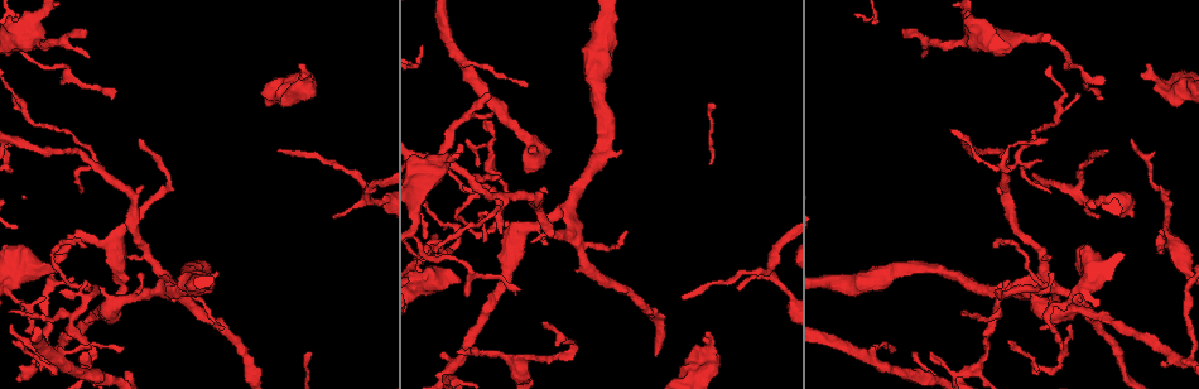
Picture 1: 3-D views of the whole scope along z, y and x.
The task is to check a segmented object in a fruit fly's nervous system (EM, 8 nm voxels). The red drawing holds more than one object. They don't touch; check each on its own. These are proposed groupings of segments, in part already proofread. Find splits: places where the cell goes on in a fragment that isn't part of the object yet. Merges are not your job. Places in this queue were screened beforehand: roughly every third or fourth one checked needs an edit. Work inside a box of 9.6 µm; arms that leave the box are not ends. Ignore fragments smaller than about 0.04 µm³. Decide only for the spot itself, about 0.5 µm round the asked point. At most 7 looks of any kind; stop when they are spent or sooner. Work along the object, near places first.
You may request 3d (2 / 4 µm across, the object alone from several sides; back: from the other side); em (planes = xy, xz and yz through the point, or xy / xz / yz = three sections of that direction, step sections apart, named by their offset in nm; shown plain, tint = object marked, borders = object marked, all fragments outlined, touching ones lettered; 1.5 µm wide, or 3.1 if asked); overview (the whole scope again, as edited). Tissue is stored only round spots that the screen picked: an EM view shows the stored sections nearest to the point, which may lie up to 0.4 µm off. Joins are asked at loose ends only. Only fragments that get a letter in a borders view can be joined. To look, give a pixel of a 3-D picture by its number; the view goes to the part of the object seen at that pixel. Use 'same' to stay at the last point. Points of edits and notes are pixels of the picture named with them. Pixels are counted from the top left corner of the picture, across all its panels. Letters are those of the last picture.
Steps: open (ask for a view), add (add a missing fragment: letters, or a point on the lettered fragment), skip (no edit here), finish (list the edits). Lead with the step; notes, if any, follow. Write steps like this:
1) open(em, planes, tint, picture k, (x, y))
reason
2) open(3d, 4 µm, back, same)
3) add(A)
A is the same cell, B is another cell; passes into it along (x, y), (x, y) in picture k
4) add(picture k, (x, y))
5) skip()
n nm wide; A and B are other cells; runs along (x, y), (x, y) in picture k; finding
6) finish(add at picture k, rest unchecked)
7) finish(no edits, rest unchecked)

open(3d, 2 µm, picture 1, (482, 241))

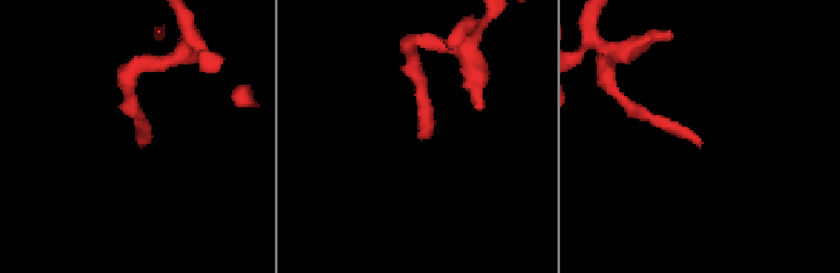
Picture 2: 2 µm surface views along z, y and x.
open(em, planes, tint, picture 2, (422, 140))

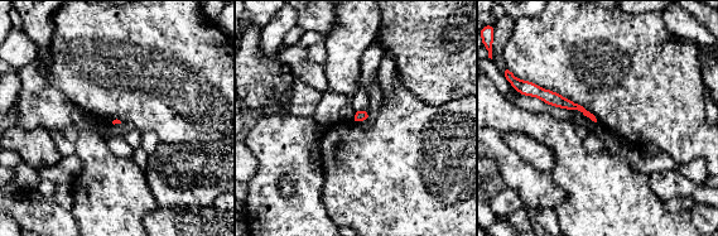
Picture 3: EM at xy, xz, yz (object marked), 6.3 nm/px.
open(em, planes, borders, same)
see the neighbours

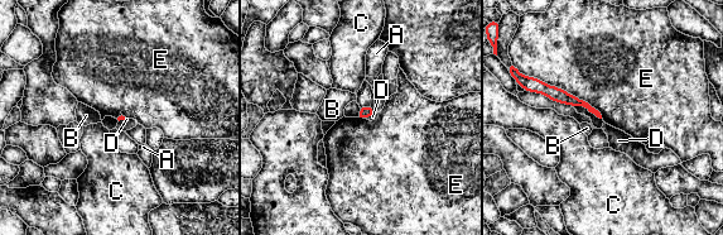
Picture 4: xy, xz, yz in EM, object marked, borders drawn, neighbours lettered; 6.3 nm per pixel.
skip()
E touches over 550 nm; A, B, C, D and E are other cells; border along (526, 76), (576, 95), (602, 118) in picture 4; no lettered fragment goes on from it

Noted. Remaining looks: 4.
open(3d, 4 µm, back, picture 1, (124, 346))

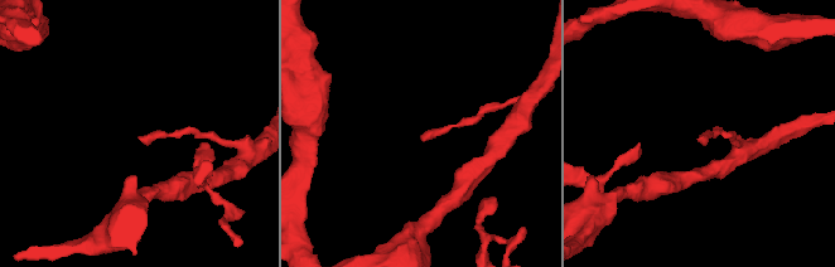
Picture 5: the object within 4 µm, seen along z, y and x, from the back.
open(em, yz, step 8, borders, picture 5, (423, 136))
shape alone is not enough

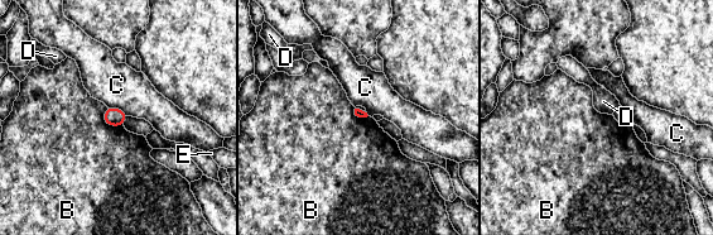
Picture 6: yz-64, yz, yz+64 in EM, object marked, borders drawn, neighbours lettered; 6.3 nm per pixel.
skip()
B touches over 160 nm; B, C, D and E are other cells; border along (104, 110), (107, 124), (123, 125) in picture 6; no lettered fragment goes on from it

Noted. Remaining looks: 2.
open(em, yz, step 4, tint, picture 1, (1149, 63))
long arm stops here

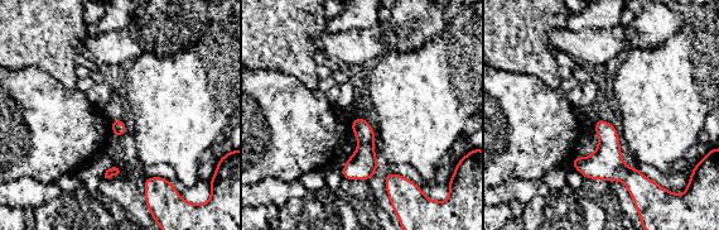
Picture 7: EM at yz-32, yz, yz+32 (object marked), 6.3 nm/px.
open(em, planes, borders, same)

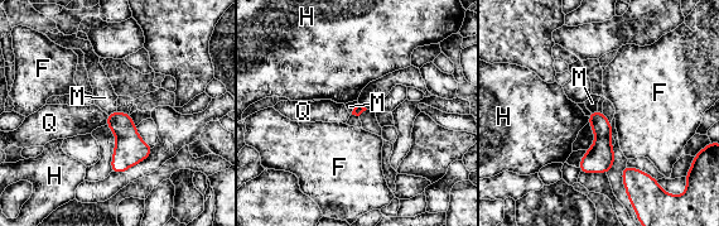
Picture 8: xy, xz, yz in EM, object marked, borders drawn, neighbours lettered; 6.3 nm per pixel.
skip()
F, H, M and Q are other cells; border along (116, 110), (107, 115) in picture 8; no lettered fragment goes on from it

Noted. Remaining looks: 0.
finish(no edits, rest unchecked)

